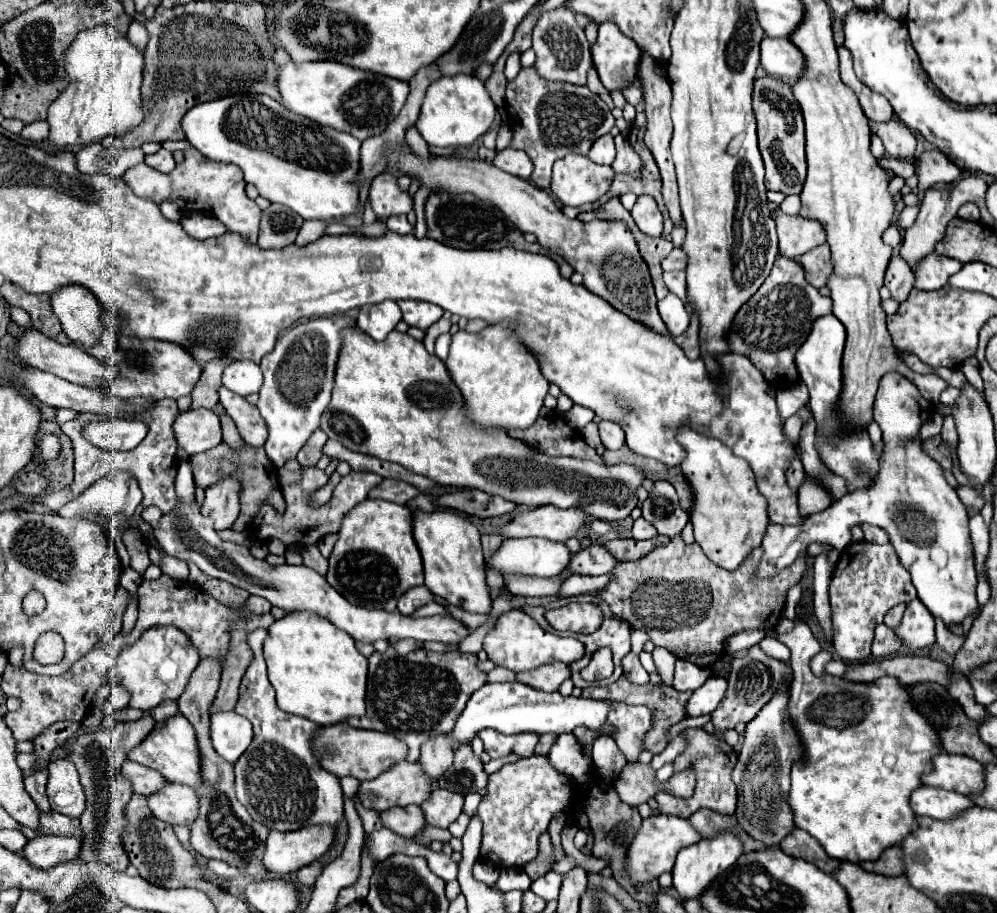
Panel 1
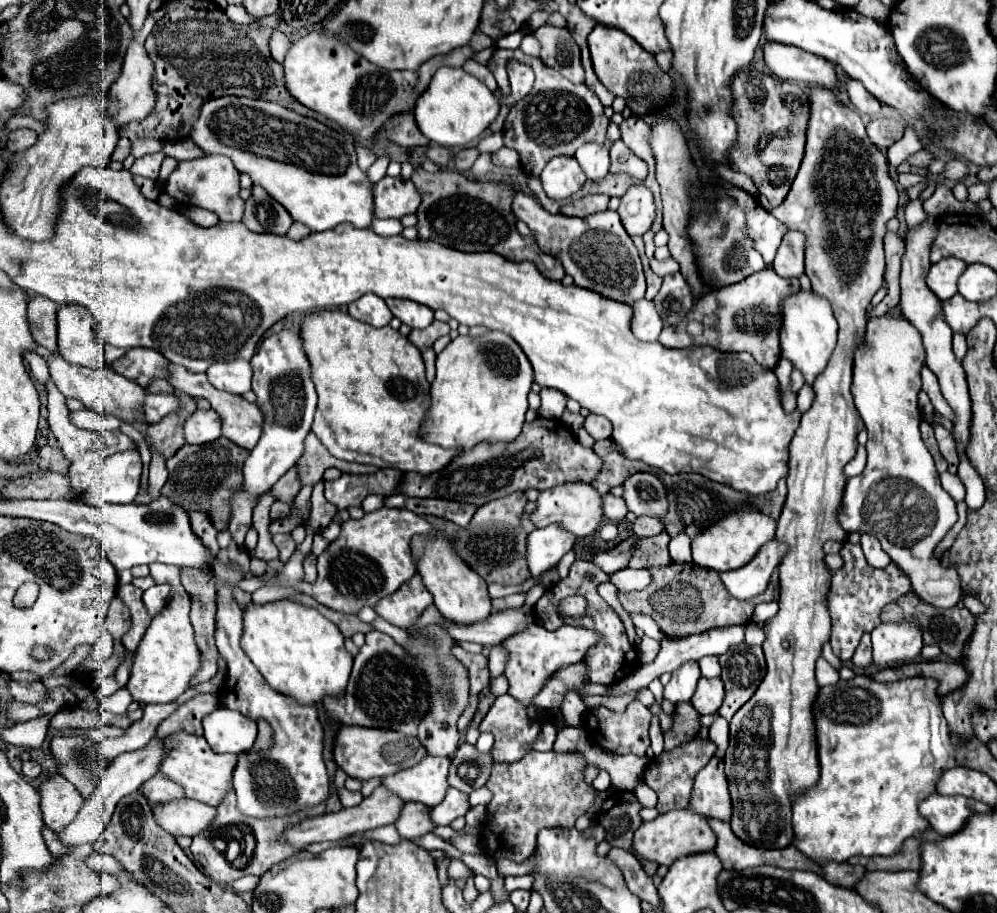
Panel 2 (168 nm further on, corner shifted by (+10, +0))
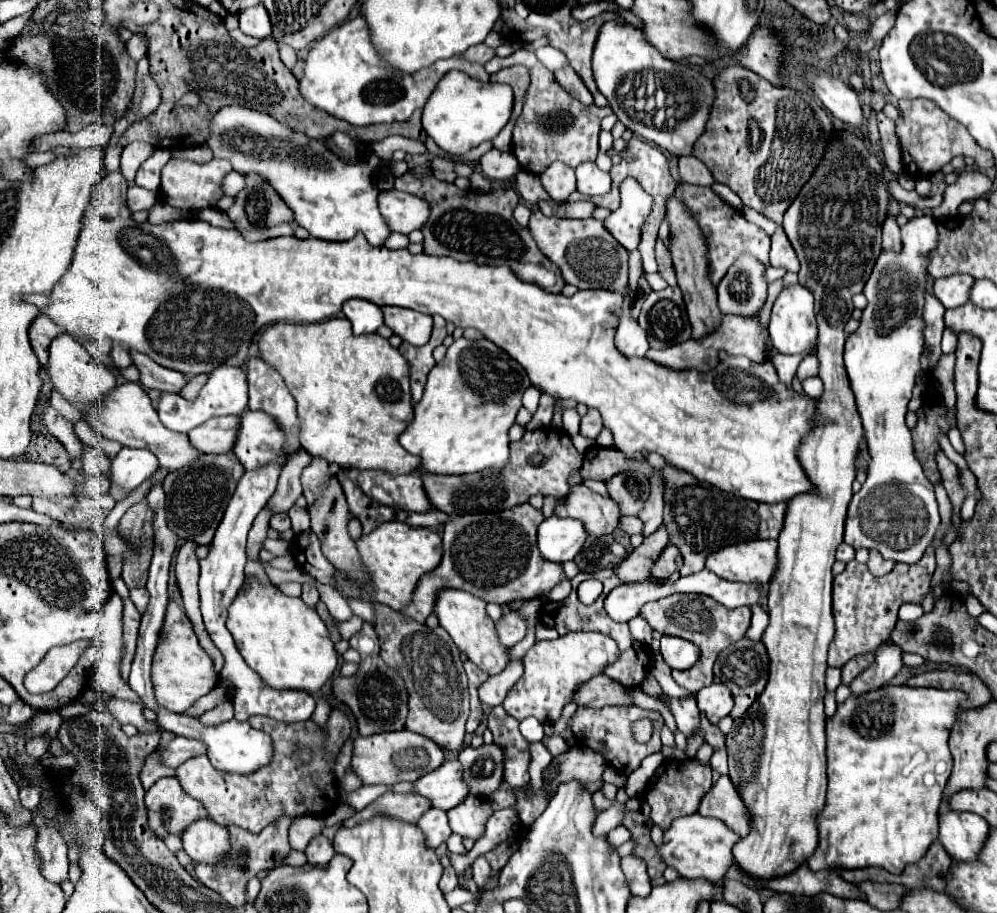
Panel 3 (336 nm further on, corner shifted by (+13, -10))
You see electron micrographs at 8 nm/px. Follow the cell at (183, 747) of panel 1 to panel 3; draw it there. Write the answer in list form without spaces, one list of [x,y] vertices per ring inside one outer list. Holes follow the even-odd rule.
[[[333,708],[325,726],[319,726],[313,720],[285,724],[263,716],[251,716],[249,724],[273,738],[273,764],[251,776],[239,776],[213,768],[207,756],[197,756],[177,768],[177,778],[183,790],[197,798],[207,808],[209,818],[217,824],[241,826],[249,832],[261,832],[267,824],[279,820],[281,816],[327,816],[339,804],[339,784],[333,776],[333,768],[343,742],[351,734],[351,720],[347,714]],[[297,748],[307,748],[311,752],[311,760],[299,762]]]

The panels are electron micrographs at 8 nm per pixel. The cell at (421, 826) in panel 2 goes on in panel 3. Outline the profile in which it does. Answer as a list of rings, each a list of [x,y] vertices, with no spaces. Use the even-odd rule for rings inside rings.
[[[431,808],[429,812],[425,812],[421,816],[421,820],[417,822],[417,826],[427,836],[427,844],[431,848],[439,848],[453,834],[449,828],[449,822],[447,822],[447,812],[443,812],[439,808]]]

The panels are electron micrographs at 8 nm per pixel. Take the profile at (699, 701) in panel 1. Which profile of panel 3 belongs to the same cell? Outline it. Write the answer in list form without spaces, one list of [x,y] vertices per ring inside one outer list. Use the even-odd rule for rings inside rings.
[[[711,684],[707,688],[701,688],[697,692],[697,704],[699,710],[713,722],[717,724],[721,718],[729,716],[733,708],[733,694],[727,690],[723,684]]]

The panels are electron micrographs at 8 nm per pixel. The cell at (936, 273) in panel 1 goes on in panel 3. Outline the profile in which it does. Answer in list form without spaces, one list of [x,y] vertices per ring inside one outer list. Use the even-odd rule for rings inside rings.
[[[955,274],[955,276],[935,280],[933,292],[945,308],[957,308],[969,302],[969,292],[973,282],[975,280],[969,274]]]

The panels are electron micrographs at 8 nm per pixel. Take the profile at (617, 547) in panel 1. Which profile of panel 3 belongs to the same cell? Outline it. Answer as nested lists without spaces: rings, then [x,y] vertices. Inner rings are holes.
[[[669,544],[669,546],[663,550],[663,554],[659,556],[659,560],[655,562],[651,574],[653,574],[653,578],[657,578],[657,580],[665,580],[665,578],[669,578],[673,572],[677,572],[681,566],[683,566],[683,558],[681,558],[679,550],[675,550],[675,546]]]

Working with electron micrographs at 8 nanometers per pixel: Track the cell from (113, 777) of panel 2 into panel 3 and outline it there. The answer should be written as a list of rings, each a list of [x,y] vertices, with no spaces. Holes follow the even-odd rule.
[[[177,736],[175,740],[171,740],[171,744],[165,748],[165,752],[161,752],[161,758],[163,758],[165,766],[177,768],[183,762],[187,762],[187,758],[195,758],[199,754],[207,754],[207,748],[203,746],[203,742],[199,742],[195,738]]]

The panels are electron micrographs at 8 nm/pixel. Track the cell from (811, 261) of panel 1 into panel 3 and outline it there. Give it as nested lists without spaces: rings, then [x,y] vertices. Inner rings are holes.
[[[781,226],[771,236],[771,266],[785,266],[789,272],[799,272],[799,260]]]

